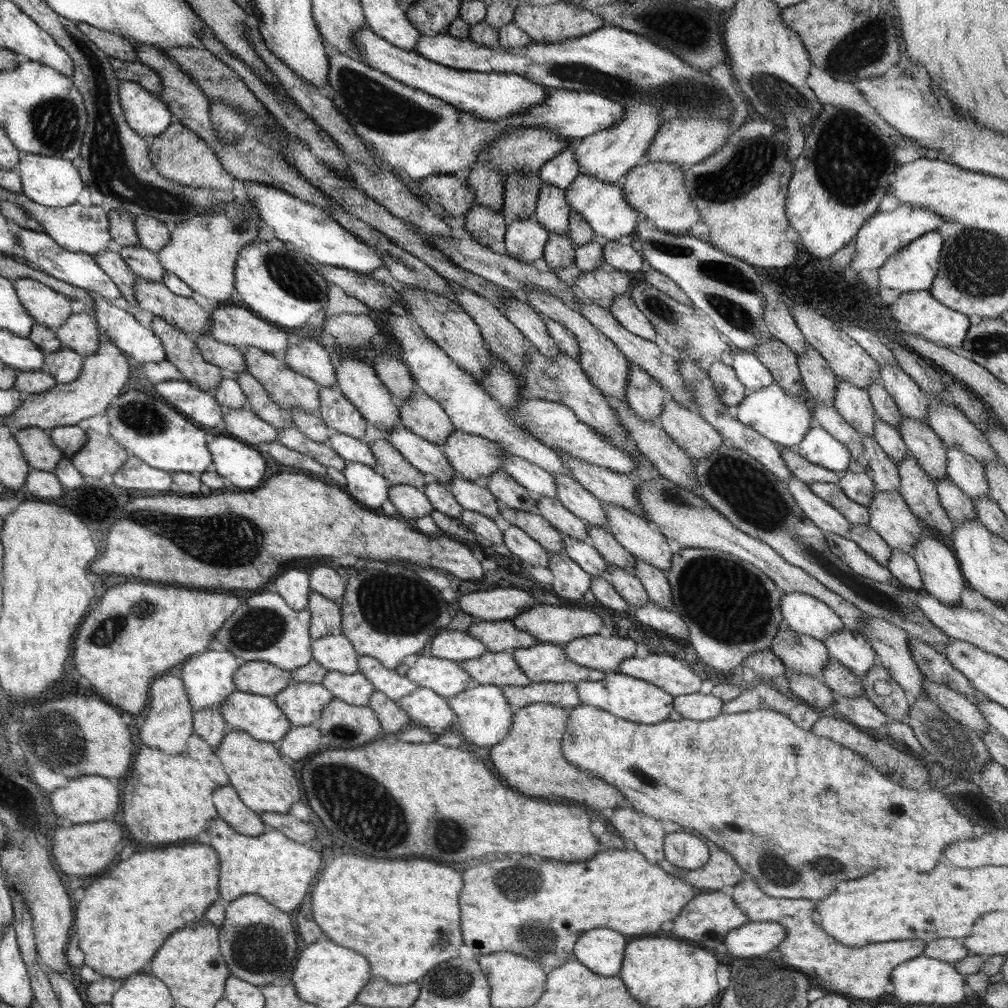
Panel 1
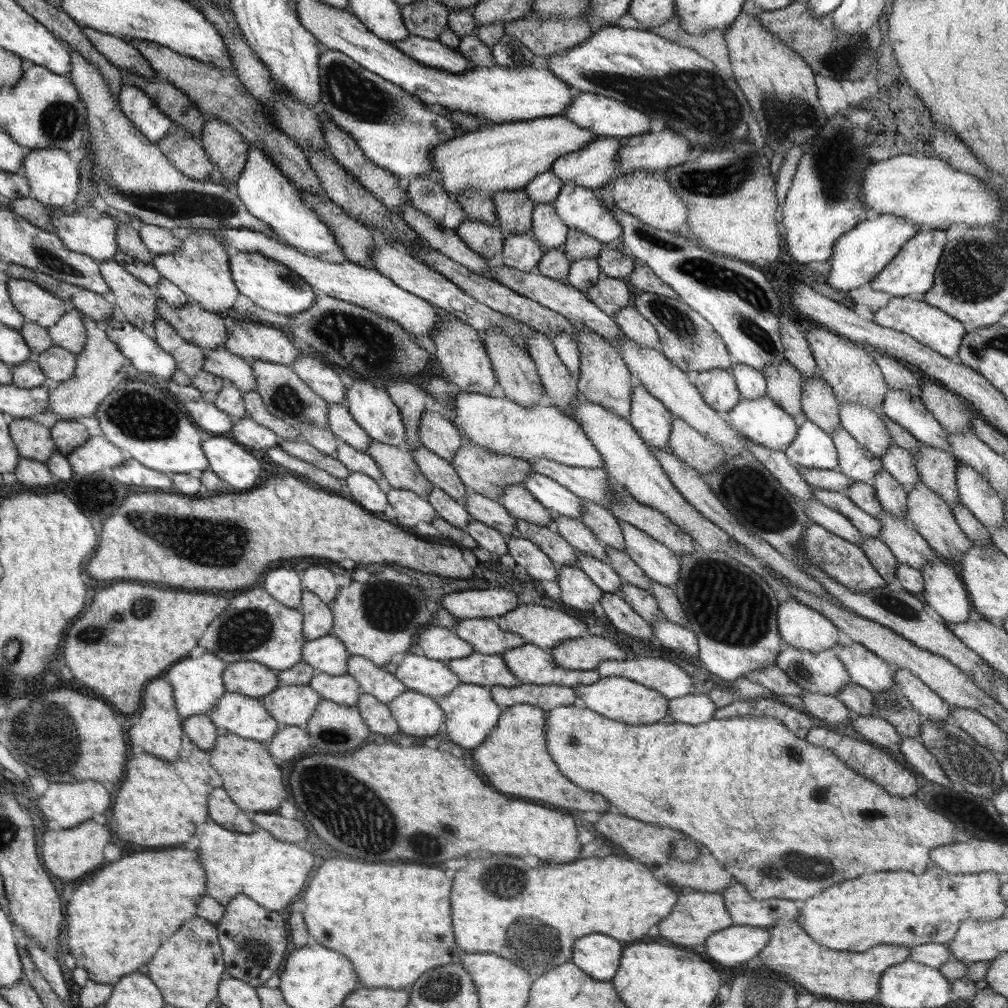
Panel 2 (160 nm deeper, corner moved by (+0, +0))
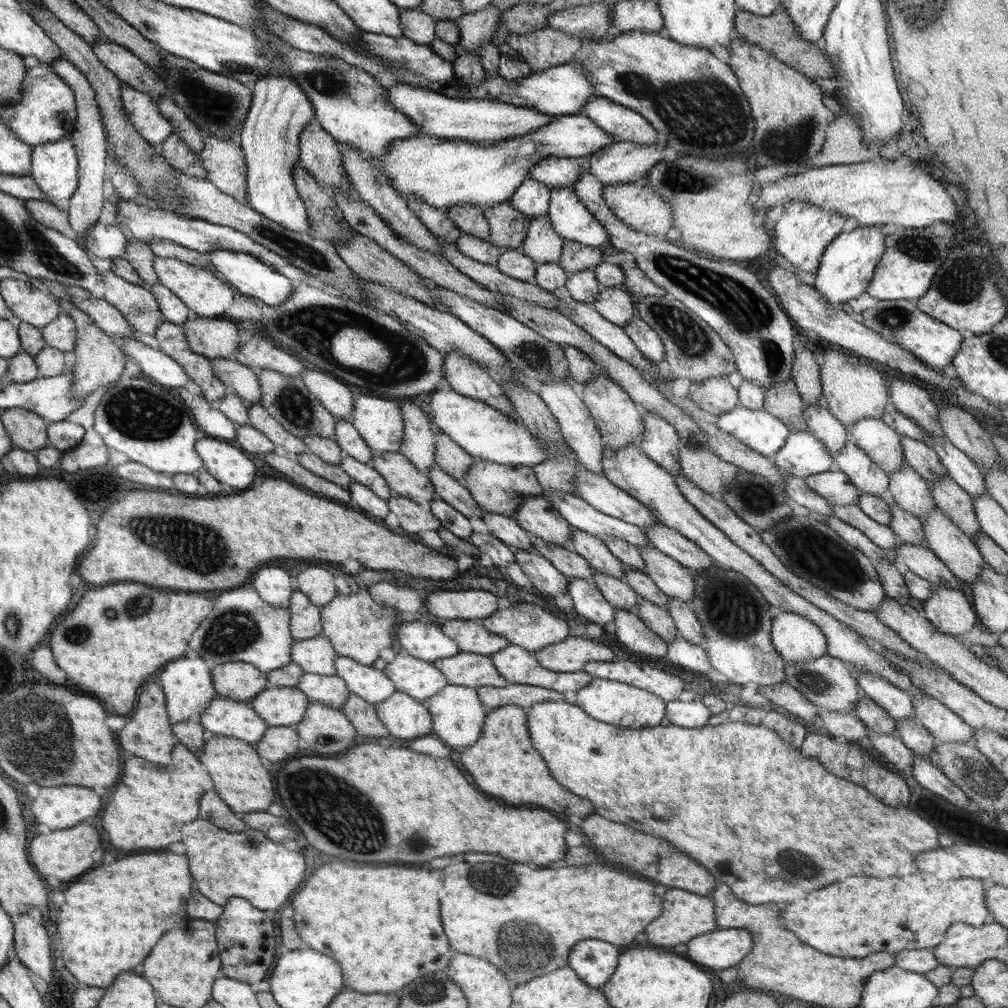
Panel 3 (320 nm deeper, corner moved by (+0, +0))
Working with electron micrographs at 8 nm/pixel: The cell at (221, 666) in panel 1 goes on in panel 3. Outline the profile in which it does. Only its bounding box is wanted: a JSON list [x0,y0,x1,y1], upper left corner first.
[157,654,217,724]

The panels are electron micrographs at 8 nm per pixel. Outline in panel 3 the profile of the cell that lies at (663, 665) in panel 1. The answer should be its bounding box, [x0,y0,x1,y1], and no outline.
[583,660,687,702]

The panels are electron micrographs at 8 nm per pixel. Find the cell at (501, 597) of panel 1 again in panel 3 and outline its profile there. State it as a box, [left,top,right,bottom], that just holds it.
[424,590,498,620]

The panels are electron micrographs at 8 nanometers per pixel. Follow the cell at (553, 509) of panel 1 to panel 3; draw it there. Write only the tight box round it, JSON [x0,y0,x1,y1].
[565,528,627,579]

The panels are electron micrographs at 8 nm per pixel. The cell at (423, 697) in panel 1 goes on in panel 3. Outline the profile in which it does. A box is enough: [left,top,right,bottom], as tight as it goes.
[375,691,434,740]

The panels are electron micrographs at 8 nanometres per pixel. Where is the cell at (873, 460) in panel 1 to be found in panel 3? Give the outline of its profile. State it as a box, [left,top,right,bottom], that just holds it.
[884,493,925,546]

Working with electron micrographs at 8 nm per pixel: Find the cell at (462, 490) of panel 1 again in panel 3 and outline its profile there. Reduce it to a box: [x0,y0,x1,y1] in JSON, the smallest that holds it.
[482,512,535,550]

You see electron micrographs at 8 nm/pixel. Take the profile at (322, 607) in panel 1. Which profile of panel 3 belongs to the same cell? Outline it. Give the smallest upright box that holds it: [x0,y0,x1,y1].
[291,591,323,640]

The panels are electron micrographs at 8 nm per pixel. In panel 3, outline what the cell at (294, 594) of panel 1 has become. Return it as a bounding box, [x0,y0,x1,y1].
[251,566,294,608]

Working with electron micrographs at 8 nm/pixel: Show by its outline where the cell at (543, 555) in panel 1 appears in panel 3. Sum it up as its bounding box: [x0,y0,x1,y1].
[515,548,569,597]

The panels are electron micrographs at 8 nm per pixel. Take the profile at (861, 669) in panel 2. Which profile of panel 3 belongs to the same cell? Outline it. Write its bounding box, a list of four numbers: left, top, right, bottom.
[857,672,915,718]

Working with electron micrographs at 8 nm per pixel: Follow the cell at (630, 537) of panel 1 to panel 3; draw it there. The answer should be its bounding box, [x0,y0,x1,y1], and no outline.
[640,543,694,605]

